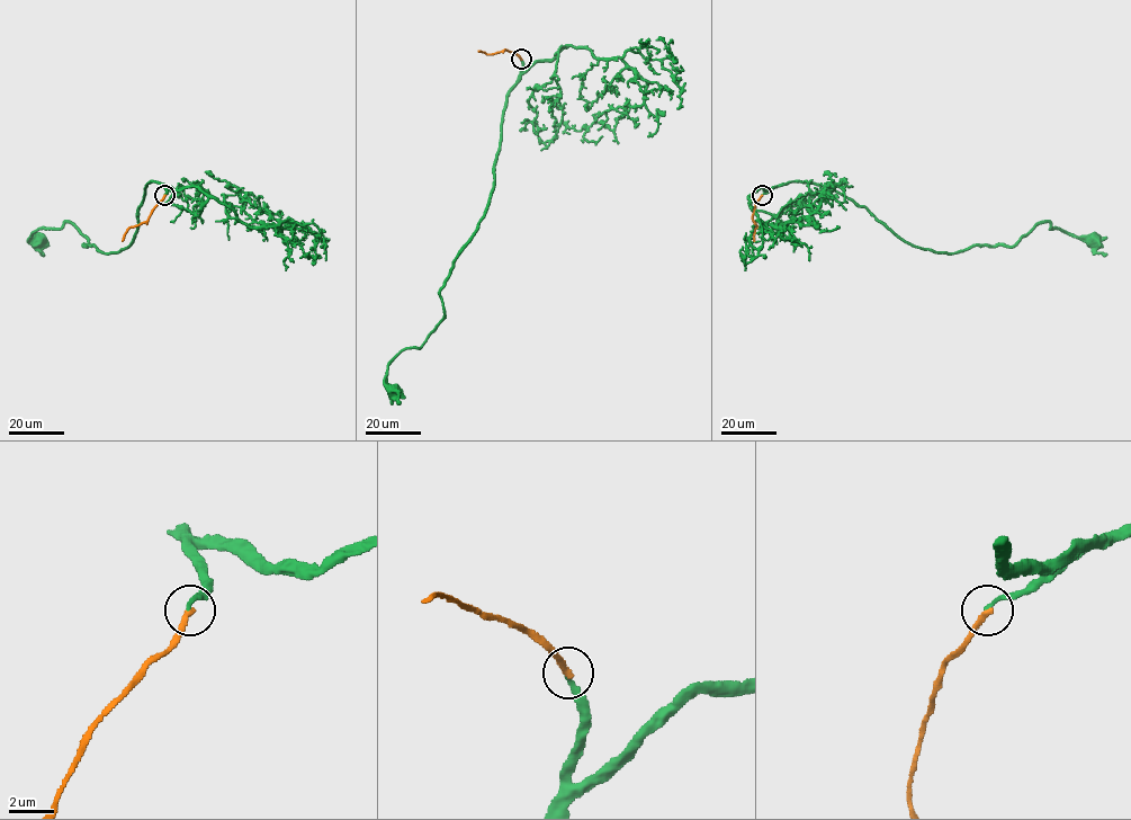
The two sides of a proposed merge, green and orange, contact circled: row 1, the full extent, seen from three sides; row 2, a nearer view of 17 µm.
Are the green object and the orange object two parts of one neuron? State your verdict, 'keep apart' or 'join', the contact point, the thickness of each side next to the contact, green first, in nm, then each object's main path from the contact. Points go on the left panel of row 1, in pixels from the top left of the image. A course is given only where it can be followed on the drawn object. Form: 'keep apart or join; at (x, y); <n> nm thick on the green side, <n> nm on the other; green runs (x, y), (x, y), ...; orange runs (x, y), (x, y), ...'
keep apart; at (164, 195); 200 nm thick on the green side, 280 nm on the other; green runs (164, 195), (155, 181), (145, 186), (137, 231), (118, 251), (83, 246), (68, 222), (37, 237); orange runs (164, 195), (149, 219), (131, 226), (123, 241)

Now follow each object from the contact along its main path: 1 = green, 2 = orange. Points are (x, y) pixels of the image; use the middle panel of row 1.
1: (521, 59), (490, 202), (440, 290), (443, 318), (420, 348), (403, 348), (388, 365), (394, 393)
2: (521, 59), (504, 50), (493, 54), (478, 52)

